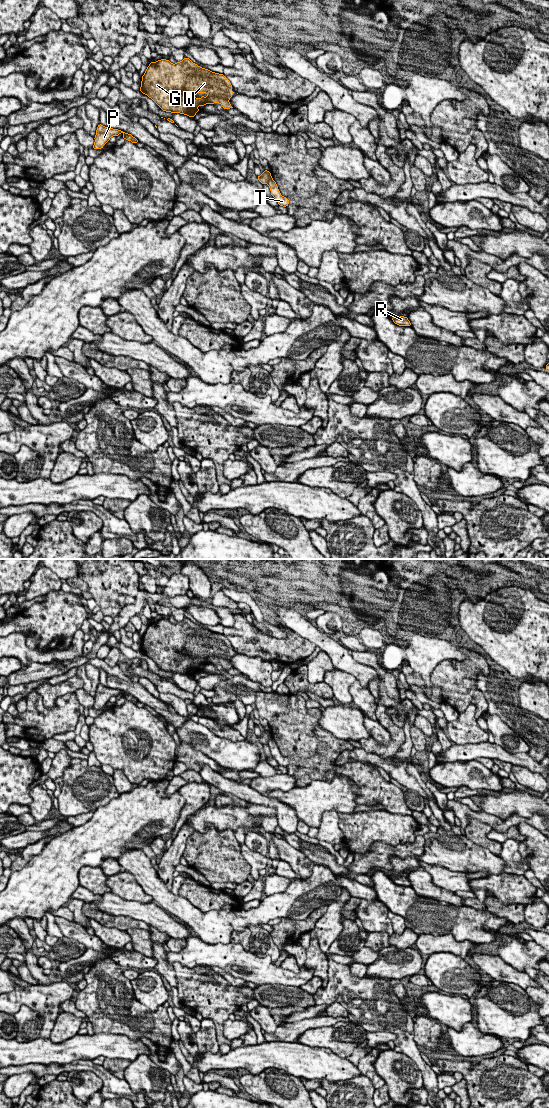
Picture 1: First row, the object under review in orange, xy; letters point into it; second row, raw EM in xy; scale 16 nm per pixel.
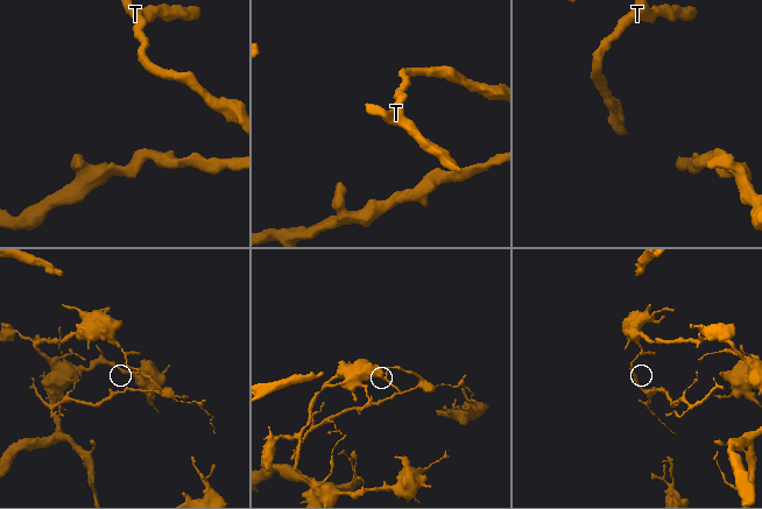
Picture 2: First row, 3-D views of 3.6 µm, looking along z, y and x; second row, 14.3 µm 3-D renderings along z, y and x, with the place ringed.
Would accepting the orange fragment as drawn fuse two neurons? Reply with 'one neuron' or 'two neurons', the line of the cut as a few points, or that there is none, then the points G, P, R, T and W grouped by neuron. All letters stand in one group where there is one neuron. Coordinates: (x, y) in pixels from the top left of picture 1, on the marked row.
two neurons; cut xy (271, 177), (267, 183); groups G P W / R T

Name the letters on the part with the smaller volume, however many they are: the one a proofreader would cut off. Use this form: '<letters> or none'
R, T

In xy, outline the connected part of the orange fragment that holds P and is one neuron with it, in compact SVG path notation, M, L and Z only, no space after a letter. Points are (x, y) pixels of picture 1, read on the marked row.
M99 124L96 130L96 135L94 137L95 142L92 148L102 149L112 136L118 136L121 133L124 134L122 137L126 140L131 141L134 144L139 142L131 134L125 133L124 131L118 129L104 127L102 124Z

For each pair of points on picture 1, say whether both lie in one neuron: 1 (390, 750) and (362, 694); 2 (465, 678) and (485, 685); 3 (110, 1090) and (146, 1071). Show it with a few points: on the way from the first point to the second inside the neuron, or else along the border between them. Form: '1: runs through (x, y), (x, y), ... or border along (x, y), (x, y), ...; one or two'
1: border along (376, 703), (376, 718), (378, 721); two
2: border along (490, 668), (476, 678), (487, 703); two
3: border along (124, 1078), (134, 1092), (144, 1093); two

